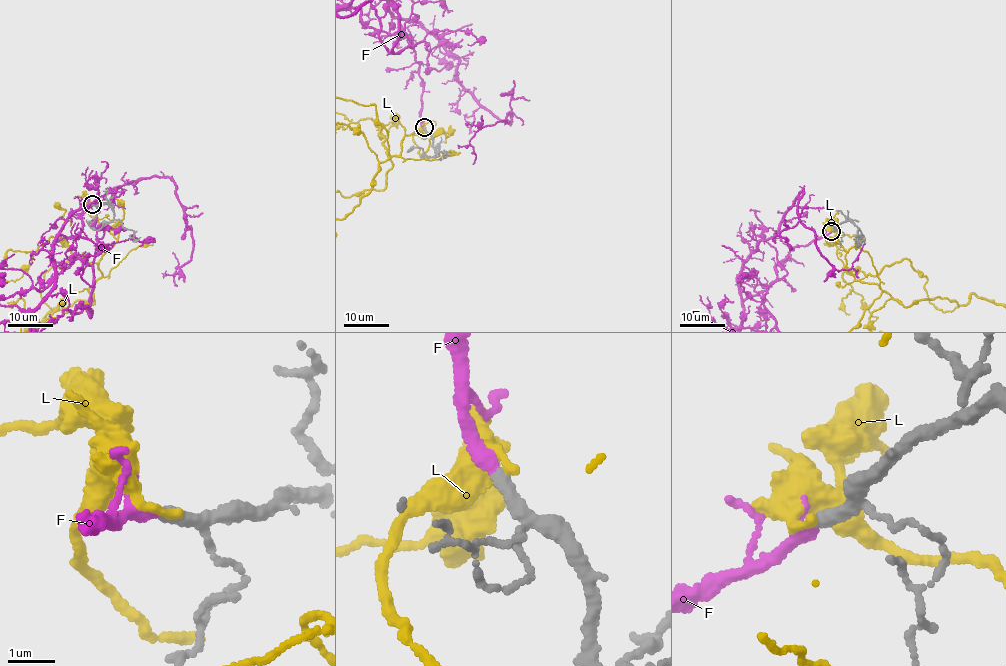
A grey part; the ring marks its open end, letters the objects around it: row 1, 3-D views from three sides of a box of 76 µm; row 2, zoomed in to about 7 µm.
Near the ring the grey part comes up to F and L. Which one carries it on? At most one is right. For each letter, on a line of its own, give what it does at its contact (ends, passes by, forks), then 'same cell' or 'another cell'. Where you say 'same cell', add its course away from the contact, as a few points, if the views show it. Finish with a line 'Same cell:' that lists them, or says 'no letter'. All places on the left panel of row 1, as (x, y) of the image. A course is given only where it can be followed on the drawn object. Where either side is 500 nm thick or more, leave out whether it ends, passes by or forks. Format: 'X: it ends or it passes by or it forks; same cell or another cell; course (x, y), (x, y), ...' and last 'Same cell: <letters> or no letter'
F: it passes by; same cell
L: it ends; another cell
Same cell: F

